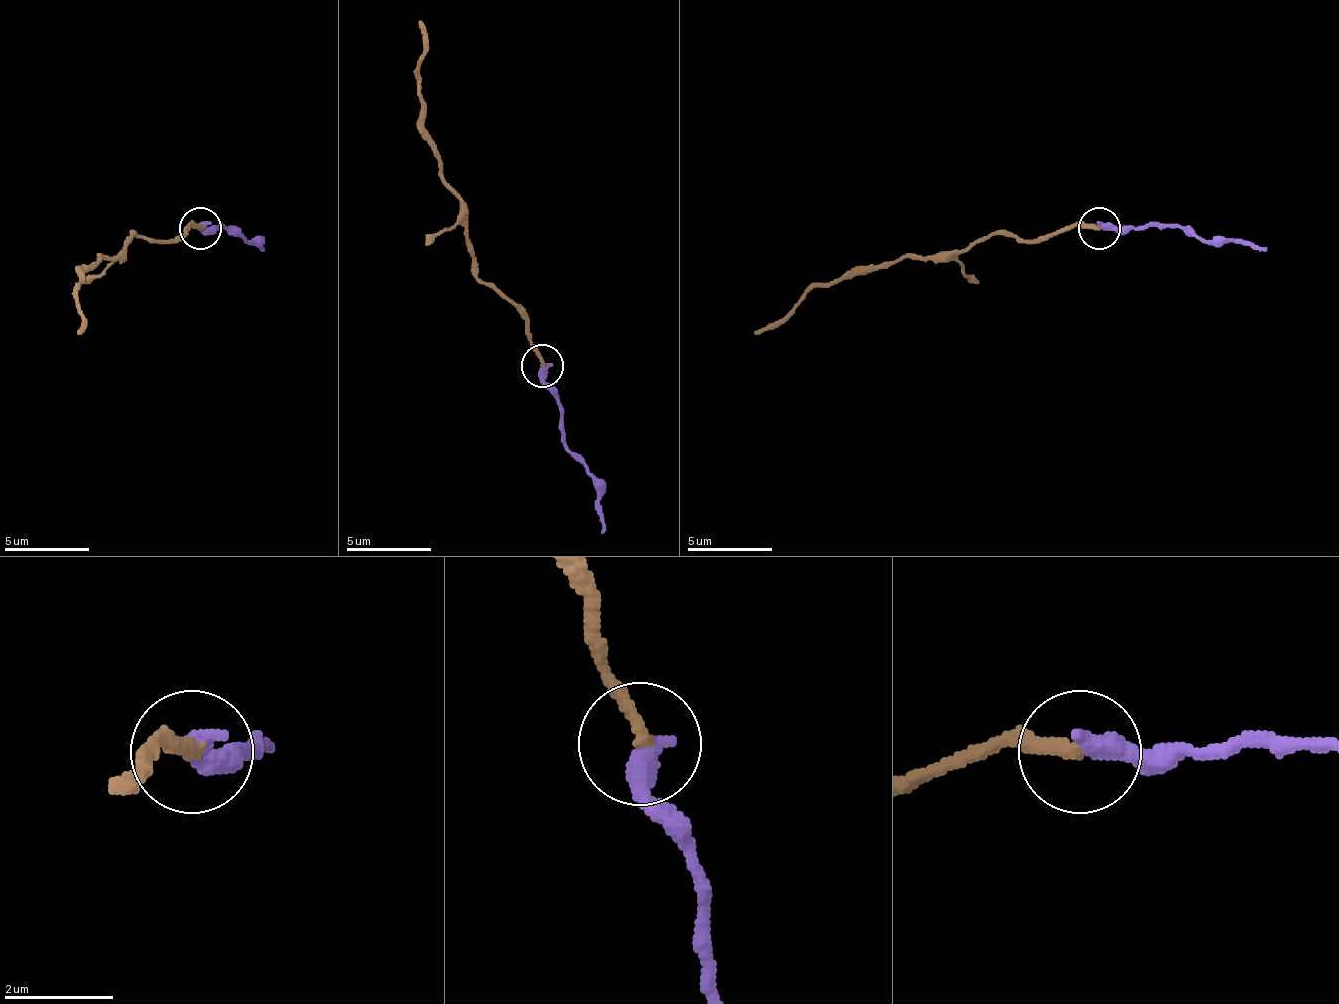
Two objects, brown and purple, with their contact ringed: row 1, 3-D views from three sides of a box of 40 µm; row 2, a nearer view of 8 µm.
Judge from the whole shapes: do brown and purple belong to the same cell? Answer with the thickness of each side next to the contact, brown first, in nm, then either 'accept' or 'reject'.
calibres 260 and 440 nm; accept

